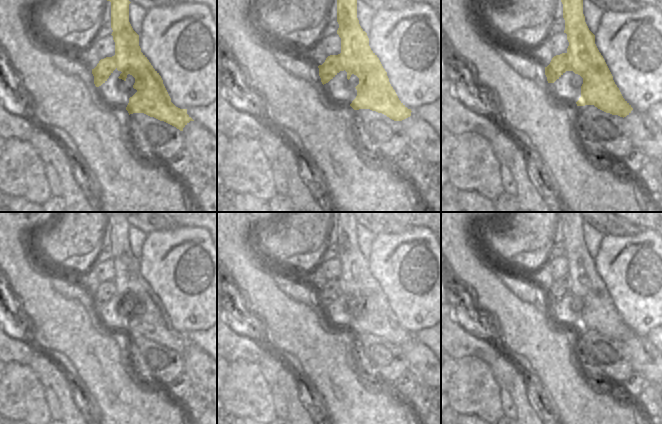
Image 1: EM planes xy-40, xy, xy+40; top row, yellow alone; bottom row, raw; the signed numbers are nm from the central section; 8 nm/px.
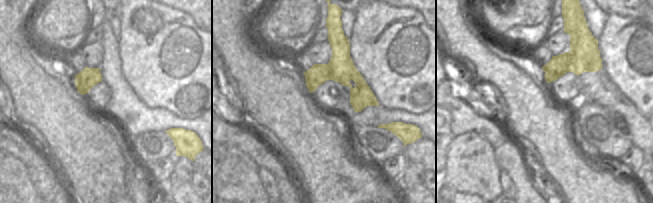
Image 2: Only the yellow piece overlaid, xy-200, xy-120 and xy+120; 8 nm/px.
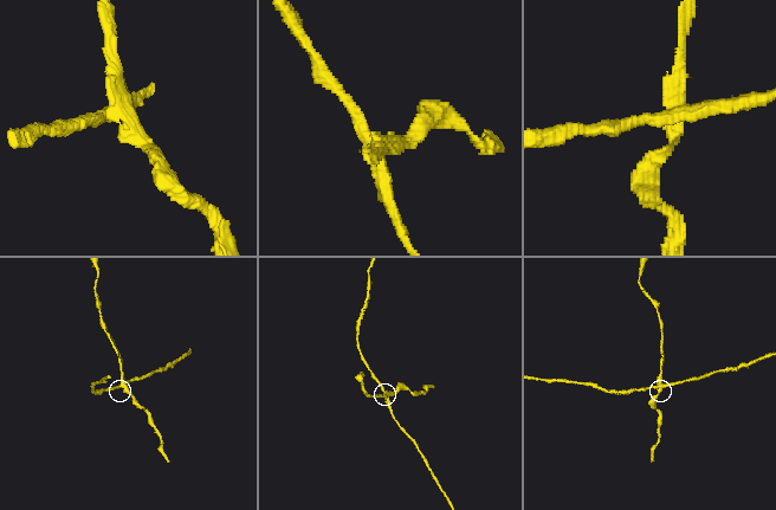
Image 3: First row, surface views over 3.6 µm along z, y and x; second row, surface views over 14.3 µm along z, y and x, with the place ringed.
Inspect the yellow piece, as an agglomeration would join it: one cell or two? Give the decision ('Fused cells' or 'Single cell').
Fused cells

